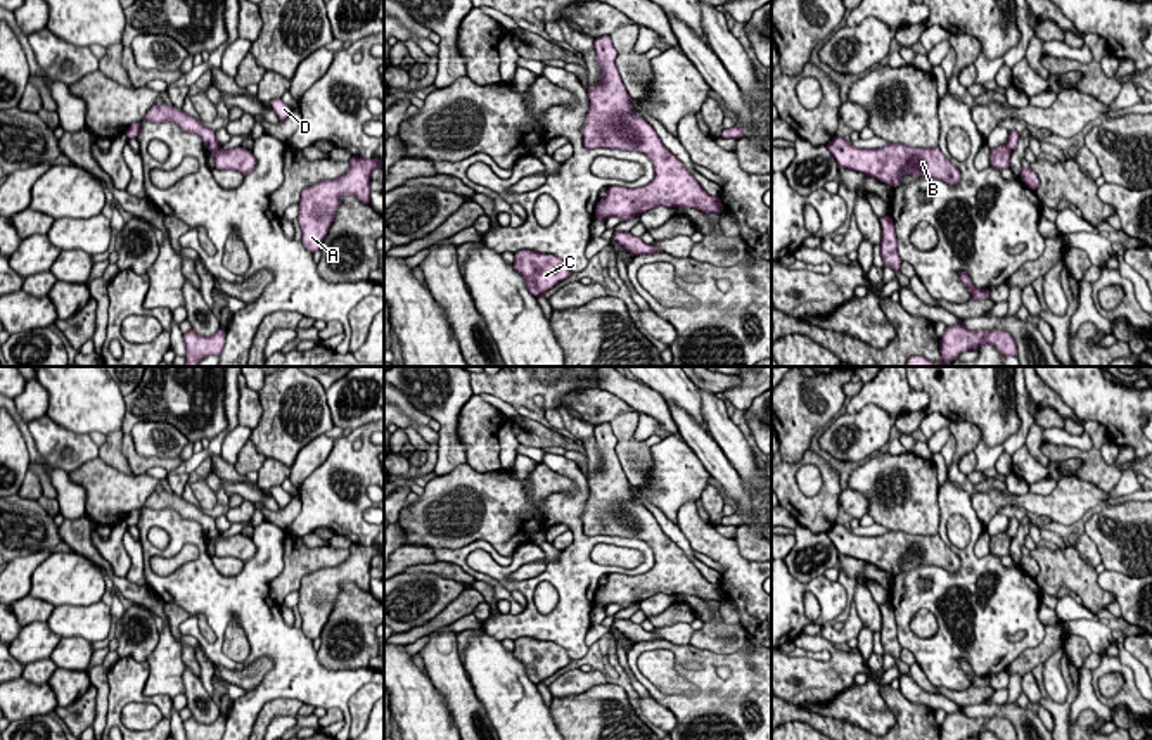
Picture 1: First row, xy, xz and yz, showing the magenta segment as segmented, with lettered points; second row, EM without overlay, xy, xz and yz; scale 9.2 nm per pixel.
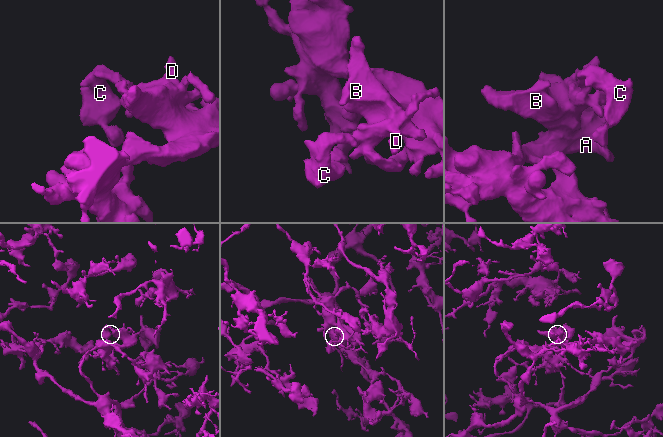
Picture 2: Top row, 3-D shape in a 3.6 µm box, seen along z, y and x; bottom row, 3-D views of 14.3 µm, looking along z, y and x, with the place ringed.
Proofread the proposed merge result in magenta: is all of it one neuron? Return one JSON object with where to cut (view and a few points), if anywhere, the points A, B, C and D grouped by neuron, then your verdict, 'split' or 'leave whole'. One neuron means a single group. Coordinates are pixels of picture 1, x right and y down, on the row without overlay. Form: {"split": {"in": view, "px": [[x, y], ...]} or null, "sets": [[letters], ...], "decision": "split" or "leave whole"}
{"split": {"in": "xy", "px": [[220, 535], [210, 538]]}, "sets": [["A", "B", "D"], ["C"]], "decision": "split"}

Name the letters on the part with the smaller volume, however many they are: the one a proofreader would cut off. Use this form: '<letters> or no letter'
C

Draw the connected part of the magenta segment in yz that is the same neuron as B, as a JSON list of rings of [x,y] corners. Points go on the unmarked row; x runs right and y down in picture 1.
[[[834,524],[827,536],[841,555],[877,565],[891,574],[901,572],[903,560],[912,560],[918,565],[938,565],[950,572],[960,569],[958,555],[939,534],[887,531],[880,536],[856,536],[846,526]]]

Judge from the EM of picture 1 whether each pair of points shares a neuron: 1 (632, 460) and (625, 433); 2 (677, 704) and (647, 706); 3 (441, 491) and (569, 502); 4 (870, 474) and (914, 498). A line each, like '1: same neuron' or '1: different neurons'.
1: same neuron
2: different neurons
3: different neurons
4: same neuron

